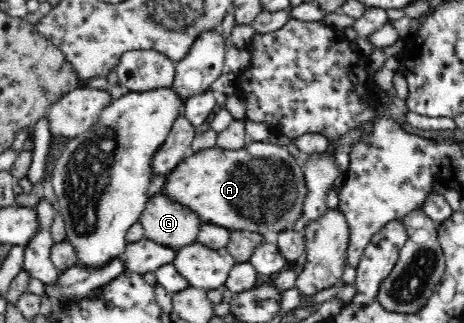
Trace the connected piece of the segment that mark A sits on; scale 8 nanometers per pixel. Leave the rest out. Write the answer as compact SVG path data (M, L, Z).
M248 141L242 149L229 150L216 146L194 152L167 174L162 190L175 203L197 213L202 224L212 223L230 231L246 230L262 235L268 231L292 229L302 213L304 199L308 195L301 158L293 156L285 147L274 145L271 141Z

